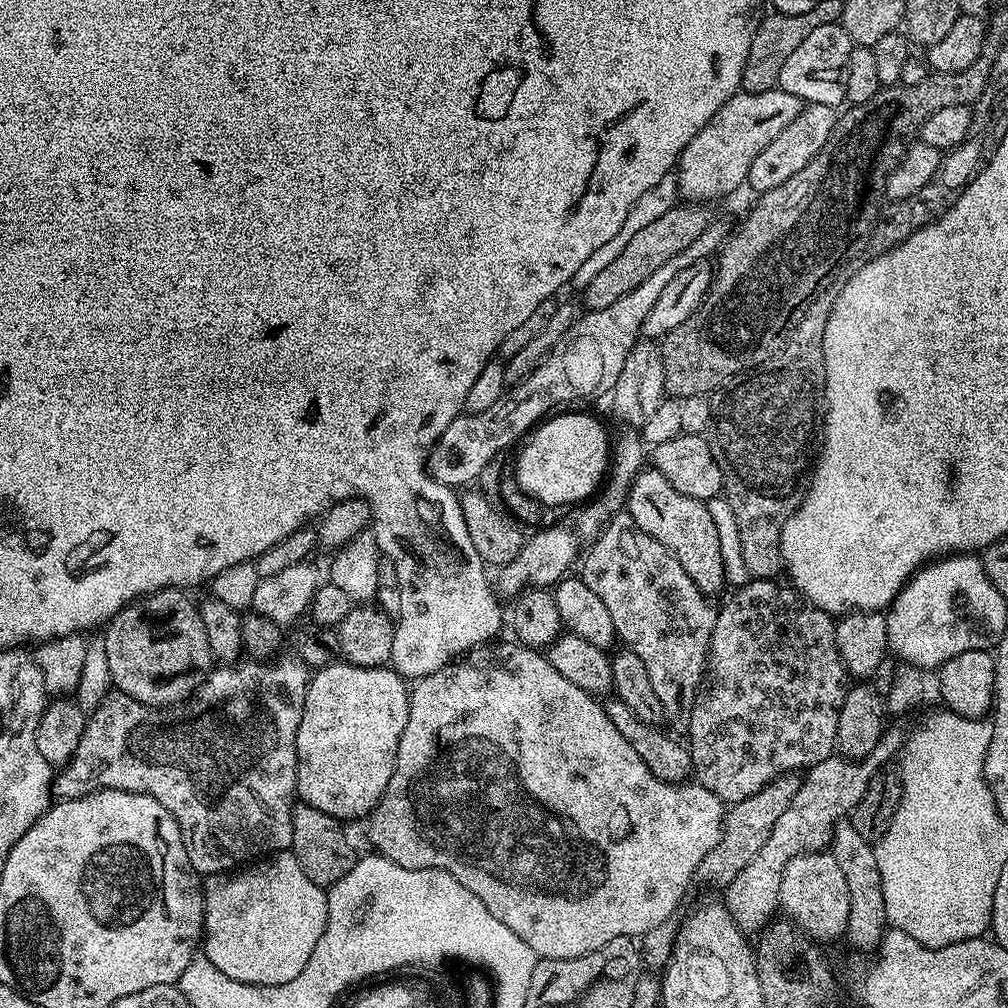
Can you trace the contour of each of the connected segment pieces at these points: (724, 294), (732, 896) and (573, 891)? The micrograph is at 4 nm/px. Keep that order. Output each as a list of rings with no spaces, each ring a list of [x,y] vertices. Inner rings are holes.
[[[987,55],[979,56],[974,62],[974,66],[970,66],[961,72],[933,72],[929,71],[926,78],[922,78],[922,82],[918,82],[918,86],[888,86],[879,92],[874,98],[870,98],[870,102],[862,102],[861,104],[851,105],[847,110],[848,113],[841,115],[836,121],[834,130],[830,134],[830,138],[826,142],[826,146],[822,146],[822,150],[813,158],[806,166],[802,166],[802,170],[798,170],[798,174],[794,174],[794,178],[786,178],[786,182],[782,182],[782,186],[778,186],[774,190],[763,193],[759,197],[760,200],[748,212],[748,217],[740,224],[740,229],[733,231],[731,235],[725,239],[719,253],[718,259],[714,264],[714,283],[710,289],[710,295],[705,299],[704,303],[690,318],[686,318],[686,322],[682,322],[682,326],[678,326],[663,337],[660,353],[662,354],[662,362],[664,363],[664,390],[669,397],[683,398],[685,396],[698,396],[703,388],[711,388],[728,376],[728,373],[736,372],[737,369],[748,367],[749,364],[756,364],[756,361],[764,360],[765,357],[772,356],[777,348],[780,348],[781,341],[784,340],[784,330],[782,324],[790,312],[790,308],[800,302],[810,288],[816,284],[816,280],[826,272],[826,268],[832,264],[834,258],[838,256],[846,256],[846,250],[840,252],[850,240],[854,240],[856,236],[862,238],[866,234],[868,227],[871,227],[872,218],[875,215],[876,203],[885,202],[884,187],[888,181],[888,176],[900,164],[900,159],[908,153],[909,148],[917,143],[920,127],[926,122],[926,118],[930,118],[930,114],[934,114],[934,110],[942,110],[942,106],[958,106],[959,104],[973,105],[981,94],[986,90],[988,79],[992,77],[992,60]]]
[[[889,727],[882,734],[878,746],[874,746],[871,754],[864,757],[864,759],[854,760],[843,754],[833,754],[803,773],[798,794],[792,796],[790,806],[786,806],[786,811],[779,816],[778,823],[774,825],[774,830],[770,830],[770,838],[766,838],[762,850],[758,850],[758,854],[754,854],[751,862],[726,885],[725,892],[728,893],[722,897],[723,903],[726,905],[729,914],[736,919],[736,925],[744,933],[752,934],[753,932],[753,934],[756,934],[767,928],[773,917],[777,915],[775,912],[778,912],[780,908],[782,872],[786,870],[786,864],[790,862],[792,856],[796,856],[799,852],[823,852],[831,845],[832,835],[837,824],[851,813],[862,798],[862,794],[866,794],[866,790],[870,786],[870,778],[874,778],[874,774],[891,761],[888,759],[892,755],[895,757],[901,751],[905,743],[905,733],[902,734],[898,729]]]
[[[489,642],[478,648],[471,648],[467,654],[459,657],[455,662],[442,666],[442,670],[434,670],[434,674],[426,674],[421,680],[415,681],[411,685],[406,730],[402,730],[402,738],[398,742],[398,758],[394,766],[394,774],[390,778],[390,786],[386,786],[383,798],[372,809],[366,820],[368,836],[372,839],[373,846],[376,847],[373,849],[398,866],[441,868],[454,874],[454,878],[458,878],[458,882],[462,882],[470,891],[475,892],[478,898],[482,898],[482,902],[490,910],[490,914],[494,914],[494,918],[498,918],[498,922],[506,922],[506,926],[510,926],[510,930],[514,934],[518,934],[518,938],[522,938],[522,942],[526,942],[530,946],[530,950],[534,950],[541,960],[582,958],[582,954],[590,954],[594,950],[606,946],[606,942],[614,942],[614,938],[622,938],[623,936],[643,938],[658,926],[669,923],[673,919],[671,916],[675,914],[676,907],[683,902],[684,895],[687,894],[688,887],[692,884],[692,879],[697,879],[701,862],[706,858],[706,854],[710,854],[710,850],[714,850],[714,846],[718,846],[718,842],[722,838],[726,805],[714,794],[710,794],[710,790],[706,790],[695,782],[671,784],[670,782],[662,782],[662,778],[654,778],[654,774],[650,774],[650,766],[646,766],[646,762],[642,762],[642,758],[638,758],[634,746],[630,746],[630,742],[626,742],[626,738],[622,738],[622,734],[618,734],[618,726],[614,726],[614,722],[610,722],[604,704],[597,697],[593,696],[591,692],[574,686],[574,682],[562,678],[562,674],[558,674],[558,670],[554,670],[554,666],[550,666],[547,655],[543,651],[527,648],[525,644],[519,642],[500,643]]]

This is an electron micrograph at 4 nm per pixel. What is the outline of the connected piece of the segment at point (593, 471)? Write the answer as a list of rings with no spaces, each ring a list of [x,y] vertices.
[[[584,412],[558,415],[545,419],[527,437],[528,445],[521,450],[516,460],[514,475],[522,490],[538,498],[538,502],[579,505],[605,483],[610,467],[610,436],[604,433],[603,426],[594,417]]]

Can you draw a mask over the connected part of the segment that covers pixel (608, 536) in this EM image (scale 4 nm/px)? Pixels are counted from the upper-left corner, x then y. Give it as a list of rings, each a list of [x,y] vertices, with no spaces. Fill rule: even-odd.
[[[620,511],[605,526],[598,539],[591,541],[589,548],[592,549],[585,556],[583,553],[580,571],[578,568],[579,578],[586,582],[586,586],[590,586],[590,590],[594,590],[594,594],[598,594],[598,598],[602,598],[606,610],[610,610],[610,618],[614,622],[619,643],[638,654],[638,658],[642,658],[646,671],[650,673],[654,691],[662,702],[667,723],[672,723],[680,730],[687,729],[692,708],[696,705],[706,680],[708,647],[714,634],[717,605],[712,605],[708,601],[711,599],[702,590],[698,590],[690,574],[682,570],[678,558],[674,558],[674,554],[670,554],[670,550],[666,550],[662,542],[643,532],[627,511]]]

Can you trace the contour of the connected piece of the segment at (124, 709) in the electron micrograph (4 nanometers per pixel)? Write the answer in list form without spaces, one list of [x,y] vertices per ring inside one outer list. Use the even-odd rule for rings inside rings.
[[[280,654],[271,662],[261,662],[251,658],[244,658],[239,662],[228,662],[223,666],[213,667],[204,678],[200,689],[181,708],[143,704],[121,692],[107,695],[85,723],[82,742],[78,742],[78,750],[74,750],[70,762],[55,773],[52,790],[60,800],[73,800],[91,792],[99,792],[102,788],[122,790],[123,792],[145,792],[147,796],[152,796],[158,802],[162,802],[162,806],[166,806],[166,810],[170,810],[170,814],[178,822],[180,833],[184,835],[184,844],[188,848],[188,857],[195,872],[211,874],[226,872],[237,866],[259,861],[269,854],[286,852],[291,849],[292,835],[294,834],[292,810],[298,800],[296,739],[298,738],[298,722],[302,722],[302,710],[308,693],[310,669],[300,660],[299,655]]]

